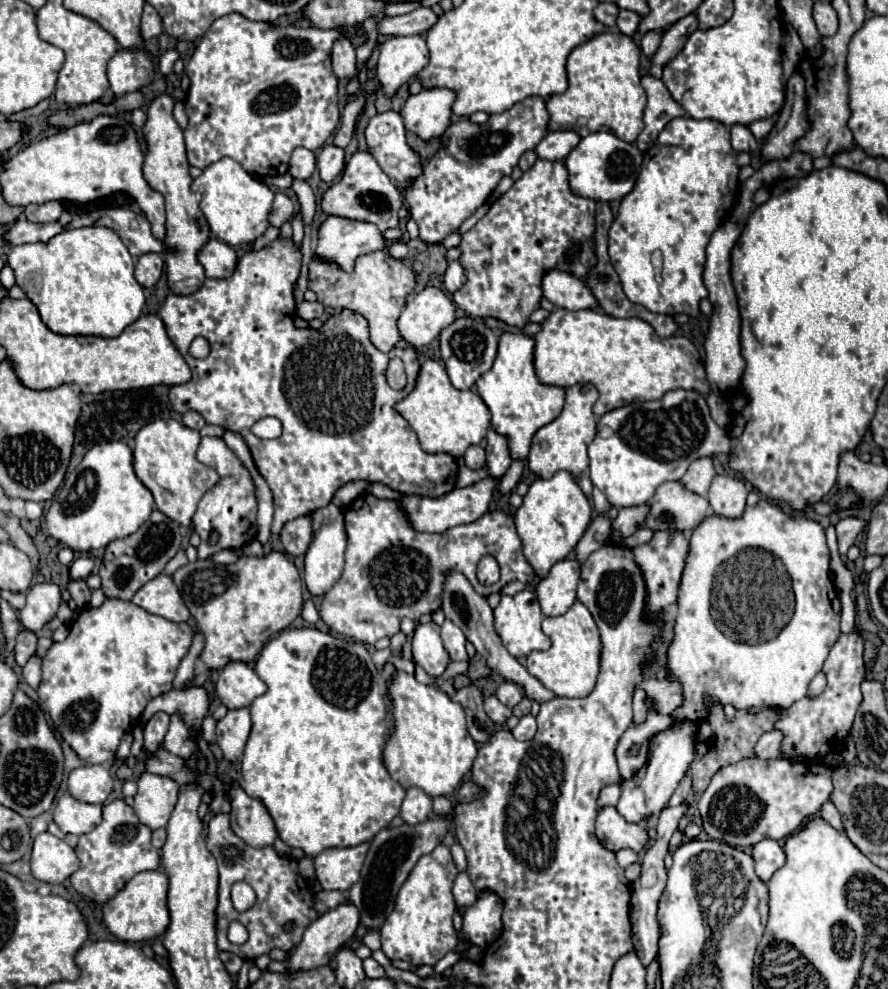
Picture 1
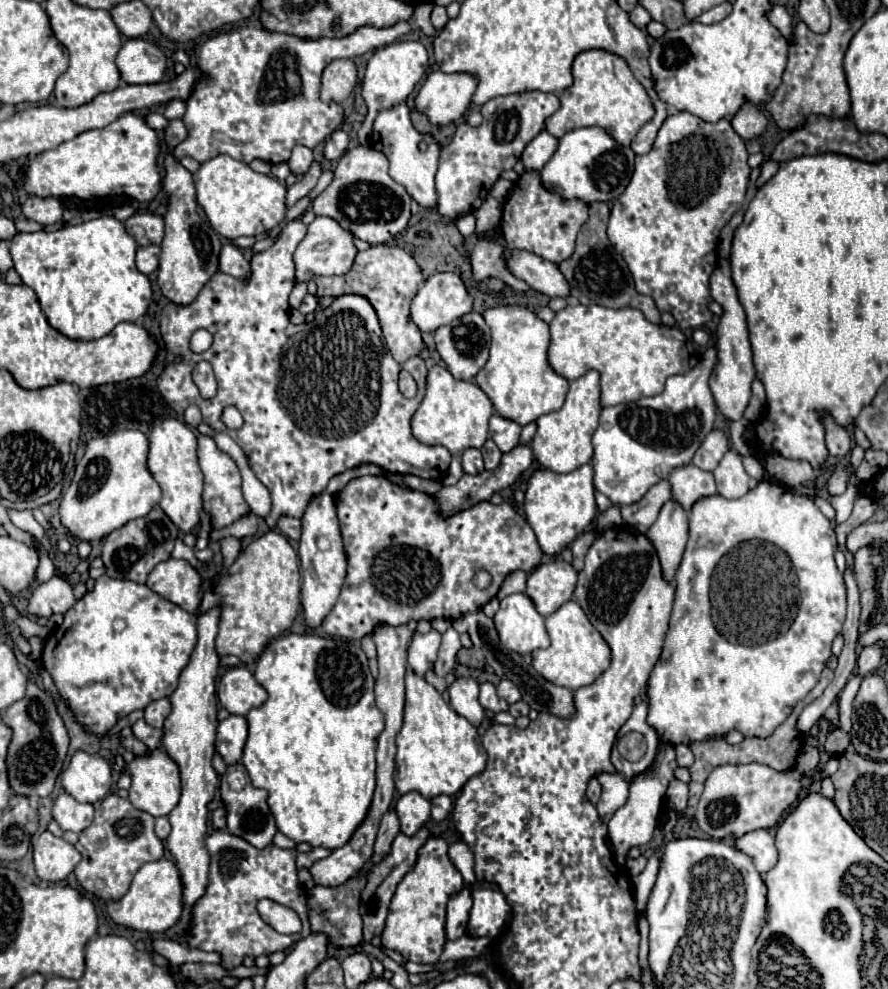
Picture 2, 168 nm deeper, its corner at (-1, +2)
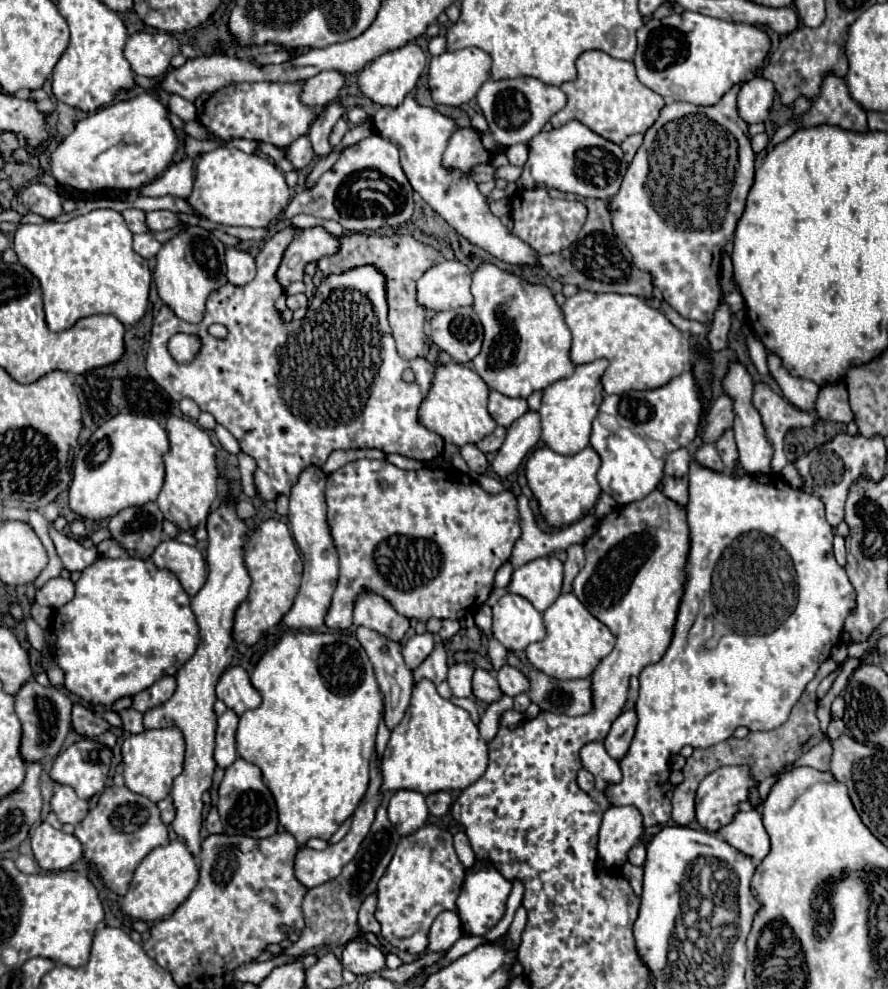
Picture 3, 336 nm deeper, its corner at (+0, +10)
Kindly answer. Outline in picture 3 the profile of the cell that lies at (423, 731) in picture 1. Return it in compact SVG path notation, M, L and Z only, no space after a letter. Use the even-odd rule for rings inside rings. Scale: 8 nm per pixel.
M422 679L414 691L410 707L392 731L382 759L382 789L412 789L422 795L436 791L462 791L472 785L488 765L488 745L480 737L466 709L442 699L432 681Z

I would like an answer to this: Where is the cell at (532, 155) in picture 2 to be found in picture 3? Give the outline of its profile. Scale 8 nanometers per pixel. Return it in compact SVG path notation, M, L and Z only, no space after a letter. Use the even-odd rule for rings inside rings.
M520 143L520 145L512 145L512 147L508 149L506 157L508 157L510 165L518 165L518 167L522 167L522 165L524 165L524 159L528 159L528 147L524 147L524 143Z

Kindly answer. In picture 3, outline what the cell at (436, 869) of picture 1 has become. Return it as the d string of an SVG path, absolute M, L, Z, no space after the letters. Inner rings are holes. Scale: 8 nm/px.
M424 825L416 835L402 837L376 891L378 903L374 917L382 925L382 937L400 951L424 953L436 915L456 911L456 897L460 895L464 877L466 869L452 847L452 835L448 831L436 825Z

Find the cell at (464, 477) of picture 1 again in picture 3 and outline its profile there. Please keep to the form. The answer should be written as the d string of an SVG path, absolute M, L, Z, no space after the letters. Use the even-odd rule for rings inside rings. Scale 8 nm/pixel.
M496 427L492 435L488 435L486 439L482 439L476 447L484 453L494 453L500 449L500 445L504 443L504 437L506 437L506 427Z

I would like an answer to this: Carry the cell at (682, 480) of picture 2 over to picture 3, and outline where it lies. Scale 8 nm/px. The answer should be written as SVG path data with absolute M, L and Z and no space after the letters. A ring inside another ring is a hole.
M704 443L704 447L700 447L700 451L694 451L692 457L698 461L698 463L704 463L704 467L712 467L716 471L724 471L724 463L720 459L720 453L716 451L714 443Z

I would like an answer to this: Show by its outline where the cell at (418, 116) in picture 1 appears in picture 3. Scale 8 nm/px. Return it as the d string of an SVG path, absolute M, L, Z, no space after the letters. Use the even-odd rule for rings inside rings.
M466 47L460 51L446 51L438 57L432 57L428 87L432 91L434 103L460 107L462 103L468 103L470 99L474 99L480 85L490 77L490 65L492 65L490 55L478 47Z

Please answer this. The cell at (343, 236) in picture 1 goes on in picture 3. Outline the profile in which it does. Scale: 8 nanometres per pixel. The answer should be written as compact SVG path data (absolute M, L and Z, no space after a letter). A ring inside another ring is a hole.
M322 227L302 229L300 235L284 251L282 263L276 271L276 281L286 291L288 283L302 281L306 263L318 261L324 255L334 255L336 247L338 247L338 237L330 235Z

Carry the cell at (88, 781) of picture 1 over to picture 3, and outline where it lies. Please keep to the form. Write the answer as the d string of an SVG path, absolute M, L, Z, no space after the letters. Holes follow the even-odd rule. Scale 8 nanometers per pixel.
M80 739L56 757L50 777L56 783L70 785L80 799L90 799L104 791L110 759L112 751L106 745L94 739Z

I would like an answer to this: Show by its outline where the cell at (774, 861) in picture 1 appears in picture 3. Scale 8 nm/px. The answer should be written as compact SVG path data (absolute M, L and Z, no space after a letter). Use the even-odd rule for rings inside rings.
M756 809L738 811L728 825L720 827L718 835L754 861L762 861L770 851L770 839L762 825L762 815Z

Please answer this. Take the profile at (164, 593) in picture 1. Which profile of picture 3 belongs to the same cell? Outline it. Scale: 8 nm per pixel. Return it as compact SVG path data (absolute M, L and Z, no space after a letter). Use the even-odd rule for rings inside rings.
M164 539L154 549L152 561L160 569L168 569L176 573L184 591L190 597L194 597L206 581L206 561L202 553L192 545L184 545L174 539Z

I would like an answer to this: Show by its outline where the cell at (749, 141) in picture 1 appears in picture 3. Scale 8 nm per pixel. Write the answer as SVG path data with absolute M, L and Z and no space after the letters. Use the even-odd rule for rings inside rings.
M754 77L742 83L740 95L738 95L740 117L748 125L760 123L768 117L772 101L774 101L774 83L764 77Z

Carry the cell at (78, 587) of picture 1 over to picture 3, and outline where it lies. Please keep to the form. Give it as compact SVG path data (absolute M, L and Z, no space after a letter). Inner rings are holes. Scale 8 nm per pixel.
M104 539L100 545L98 545L98 553L104 555L104 557L124 557L126 555L126 549L114 541L114 539Z

